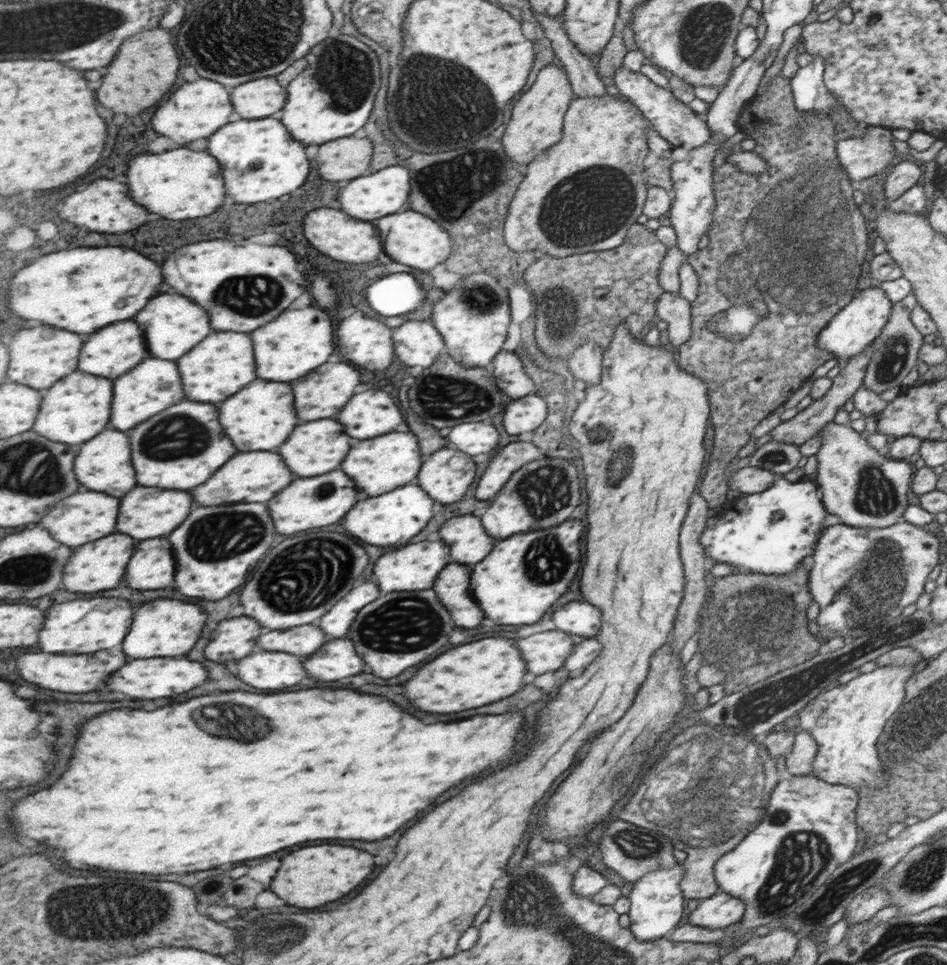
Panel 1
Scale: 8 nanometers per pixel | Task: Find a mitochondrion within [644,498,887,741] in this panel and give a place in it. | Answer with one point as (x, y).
(738, 649)

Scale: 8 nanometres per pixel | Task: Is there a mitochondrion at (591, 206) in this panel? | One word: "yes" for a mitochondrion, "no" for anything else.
yes

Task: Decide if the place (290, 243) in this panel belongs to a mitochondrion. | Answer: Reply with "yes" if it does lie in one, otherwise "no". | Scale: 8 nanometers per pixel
no

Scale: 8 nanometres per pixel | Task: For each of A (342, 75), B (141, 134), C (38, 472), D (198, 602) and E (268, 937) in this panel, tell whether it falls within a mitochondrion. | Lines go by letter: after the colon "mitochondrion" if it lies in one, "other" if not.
A: mitochondrion
B: other
C: mitochondrion
D: other
E: mitochondrion

